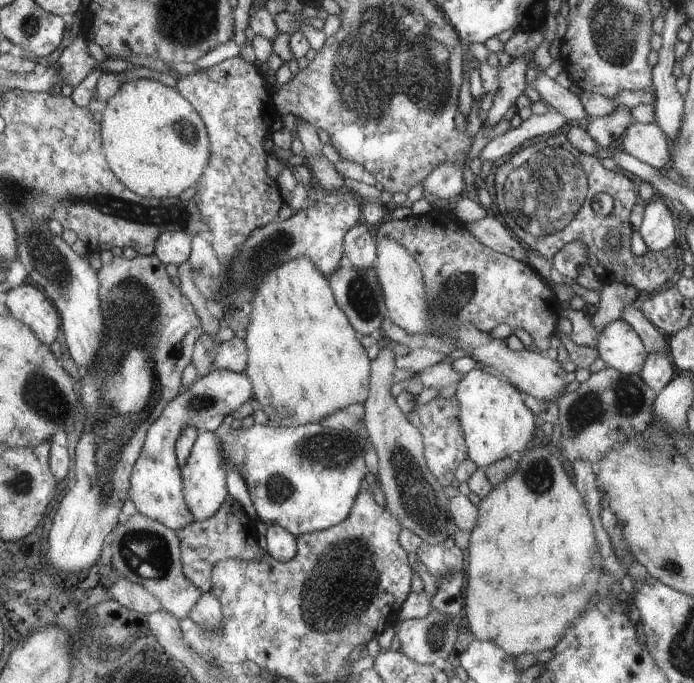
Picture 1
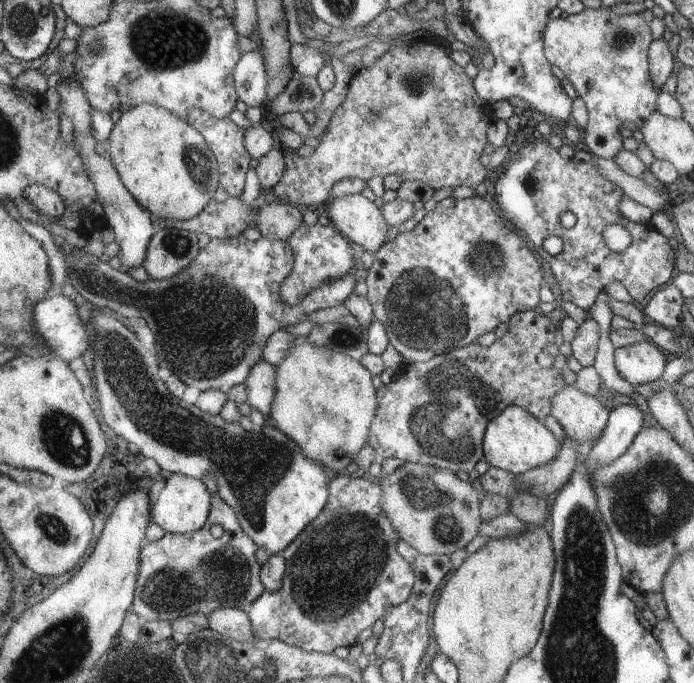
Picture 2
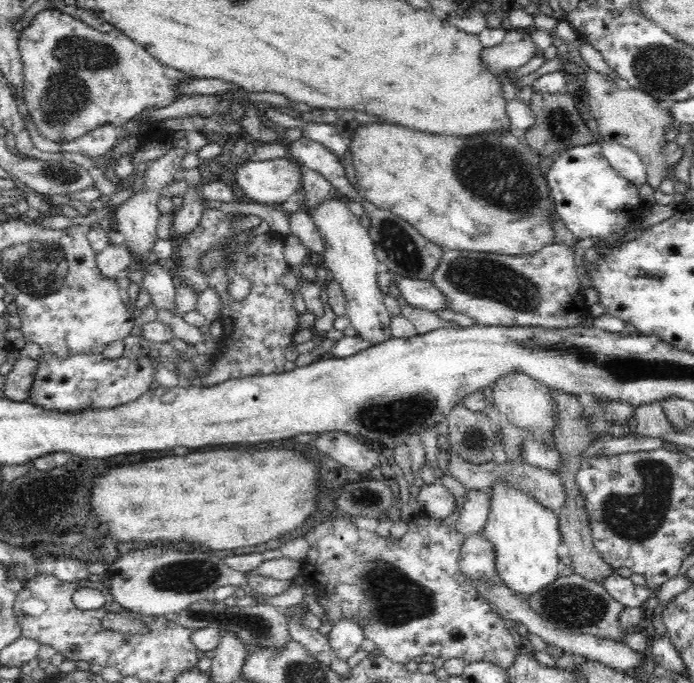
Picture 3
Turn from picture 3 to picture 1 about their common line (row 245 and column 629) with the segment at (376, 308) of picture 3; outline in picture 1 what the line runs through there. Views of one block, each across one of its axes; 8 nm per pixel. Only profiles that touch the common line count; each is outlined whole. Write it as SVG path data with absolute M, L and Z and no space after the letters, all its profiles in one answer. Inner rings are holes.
M613 320L600 332L595 346L606 367L622 374L640 376L646 364L647 349L631 323Z

